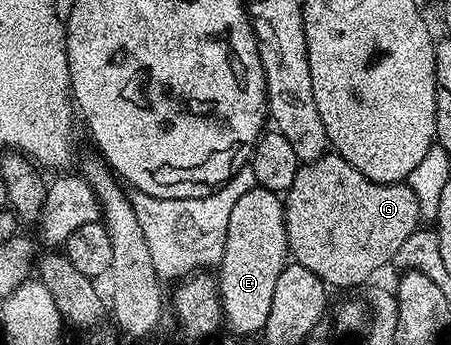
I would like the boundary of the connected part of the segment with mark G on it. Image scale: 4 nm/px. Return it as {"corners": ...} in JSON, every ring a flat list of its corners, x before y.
{"corners":[[336,151,326,152,325,156,306,161,295,175,295,183,291,183,289,192,284,194,285,230,292,260,298,265,307,267,307,271,315,271,326,286,337,289,353,289,364,281,369,281,385,264,392,262,399,247,422,224,419,211,419,199,415,199,415,191,407,183,384,185,367,179,347,159,343,159]]}

